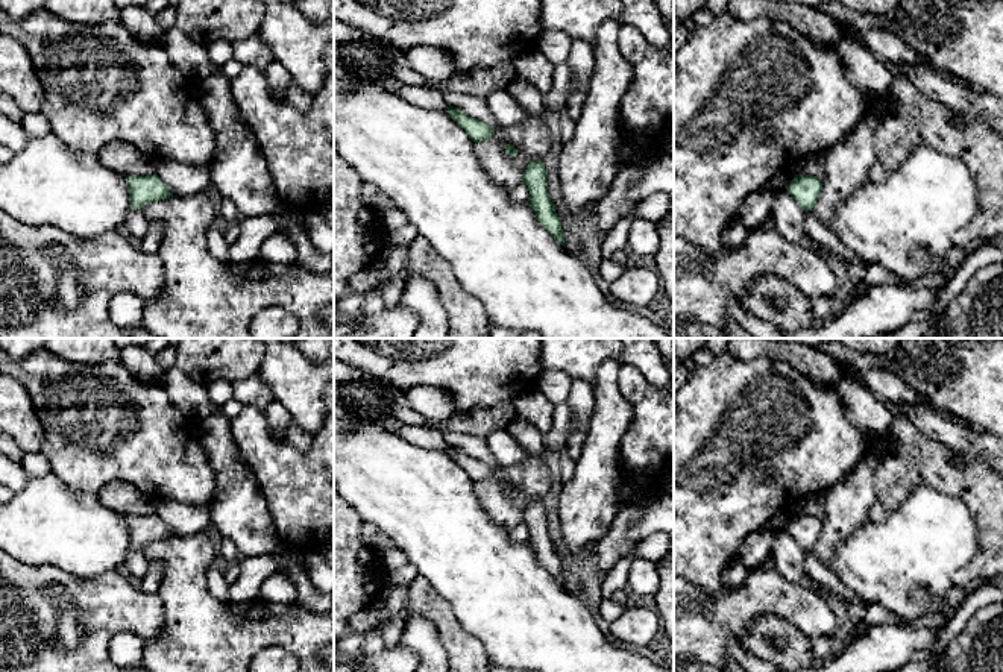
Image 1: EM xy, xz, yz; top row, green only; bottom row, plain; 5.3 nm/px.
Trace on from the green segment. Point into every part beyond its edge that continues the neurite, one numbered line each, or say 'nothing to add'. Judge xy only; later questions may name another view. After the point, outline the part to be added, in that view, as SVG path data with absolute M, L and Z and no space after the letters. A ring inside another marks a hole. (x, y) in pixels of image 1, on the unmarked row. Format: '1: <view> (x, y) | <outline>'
nothing to add

